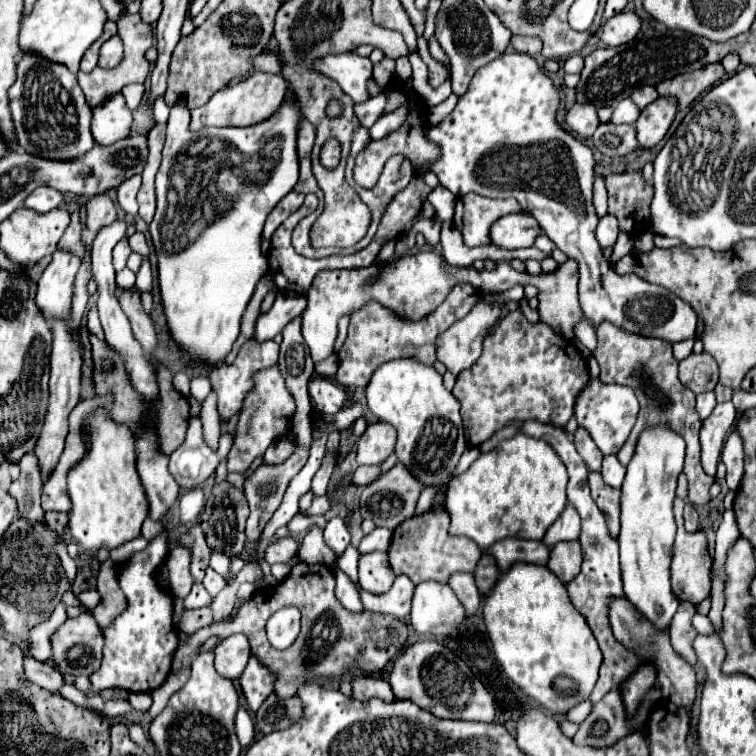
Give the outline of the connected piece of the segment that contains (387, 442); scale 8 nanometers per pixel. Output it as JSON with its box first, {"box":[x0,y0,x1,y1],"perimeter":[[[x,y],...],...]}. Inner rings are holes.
{"box":[356,423,396,465],"perimeter":[[[372,423],[356,447],[358,465],[382,465],[396,445],[396,429],[388,423]]]}

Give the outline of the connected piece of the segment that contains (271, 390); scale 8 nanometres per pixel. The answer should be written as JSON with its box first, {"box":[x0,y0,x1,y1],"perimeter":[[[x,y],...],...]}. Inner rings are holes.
{"box":[228,367,296,473],"perimeter":[[[270,367],[270,369],[256,373],[254,383],[256,383],[256,387],[246,397],[244,409],[240,413],[236,439],[234,439],[234,445],[228,455],[228,471],[244,473],[250,467],[250,463],[266,451],[268,445],[272,445],[280,435],[288,433],[288,429],[292,427],[292,415],[294,415],[296,403],[294,403],[294,397],[288,393],[278,367]]]}

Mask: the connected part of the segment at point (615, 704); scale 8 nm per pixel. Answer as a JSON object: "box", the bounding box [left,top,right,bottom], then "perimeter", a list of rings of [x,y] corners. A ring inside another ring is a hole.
{"box":[574,687,662,747],"perimeter":[[[614,687],[602,701],[598,701],[592,707],[590,715],[580,723],[580,729],[574,735],[574,743],[590,747],[606,747],[616,743],[618,739],[626,737],[636,727],[640,727],[640,723],[646,721],[650,705],[656,703],[660,697],[662,693],[658,687],[650,689],[650,693],[646,695],[646,699],[642,699],[642,705],[634,713],[634,717],[628,717],[620,695],[620,687]]]}

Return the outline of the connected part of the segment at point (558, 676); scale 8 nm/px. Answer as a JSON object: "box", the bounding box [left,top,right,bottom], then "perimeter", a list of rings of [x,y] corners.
{"box":[482,563,602,715],"perimeter":[[[514,563],[486,597],[482,619],[504,673],[548,711],[566,715],[594,689],[602,651],[586,619],[570,603],[566,585],[548,567]]]}

